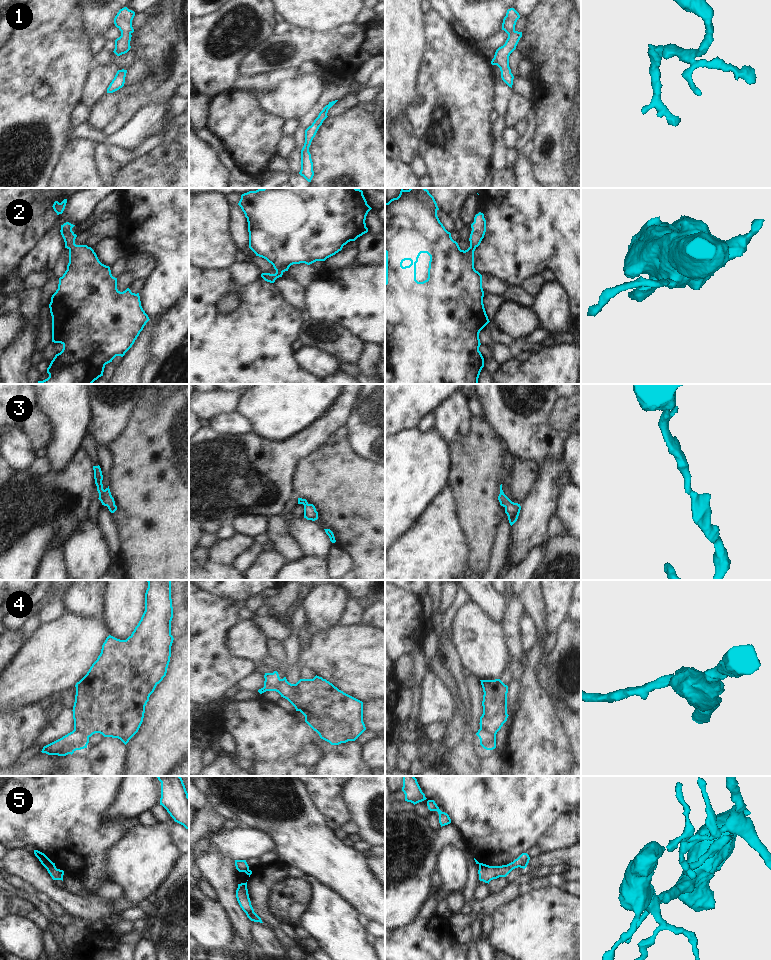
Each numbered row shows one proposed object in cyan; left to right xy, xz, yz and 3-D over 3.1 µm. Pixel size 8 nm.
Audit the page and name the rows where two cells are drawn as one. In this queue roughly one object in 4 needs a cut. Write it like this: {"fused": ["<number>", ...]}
{"fused": ["4", "5"]}

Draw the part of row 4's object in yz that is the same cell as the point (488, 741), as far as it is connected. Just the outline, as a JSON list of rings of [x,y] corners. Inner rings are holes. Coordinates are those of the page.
[[[479,729],[476,735],[480,739],[480,745],[486,750],[493,750],[496,748],[496,736],[489,734],[487,731]]]

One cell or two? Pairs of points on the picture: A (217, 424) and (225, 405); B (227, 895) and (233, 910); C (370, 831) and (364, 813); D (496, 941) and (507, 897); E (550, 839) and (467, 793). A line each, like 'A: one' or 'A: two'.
A: two
B: one
C: one
D: two
E: two

